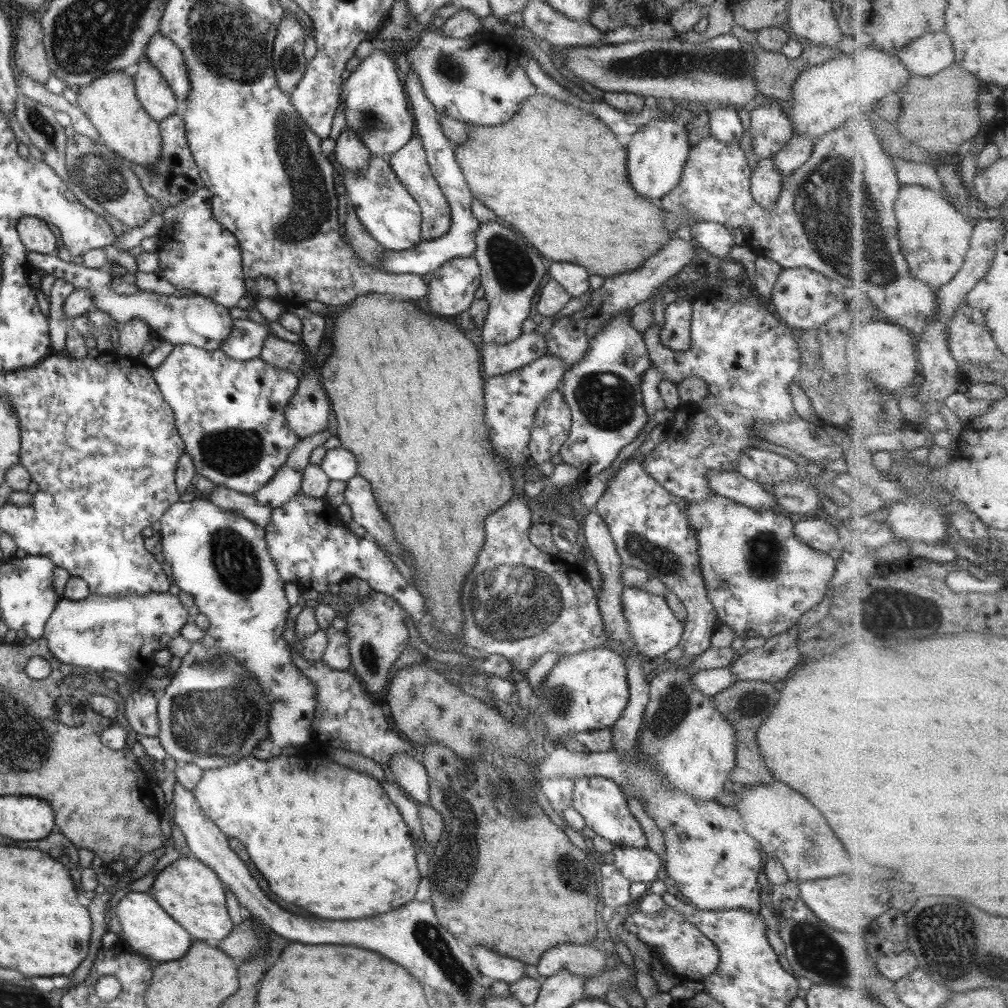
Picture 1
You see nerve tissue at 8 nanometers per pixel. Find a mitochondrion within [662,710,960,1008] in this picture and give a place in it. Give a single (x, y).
(814, 949)

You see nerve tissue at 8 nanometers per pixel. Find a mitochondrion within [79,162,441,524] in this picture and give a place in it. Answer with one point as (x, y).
(231, 451)

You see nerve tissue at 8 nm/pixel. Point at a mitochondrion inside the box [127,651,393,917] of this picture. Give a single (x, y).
(213, 724)

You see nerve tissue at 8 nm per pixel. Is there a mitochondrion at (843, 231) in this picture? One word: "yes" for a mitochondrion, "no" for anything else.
yes

